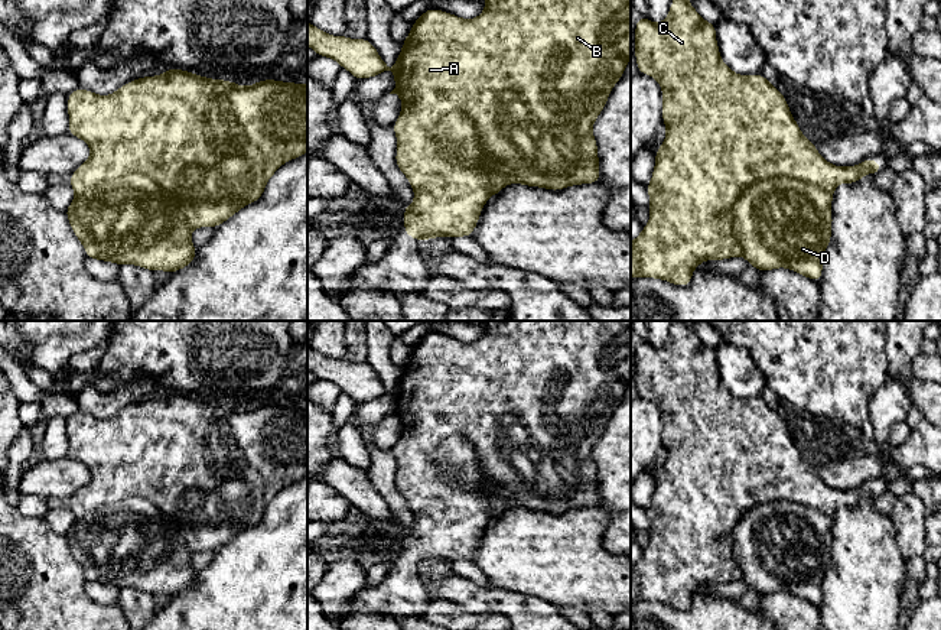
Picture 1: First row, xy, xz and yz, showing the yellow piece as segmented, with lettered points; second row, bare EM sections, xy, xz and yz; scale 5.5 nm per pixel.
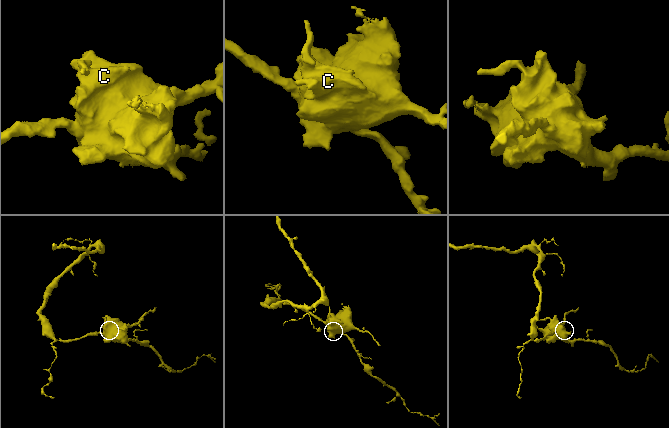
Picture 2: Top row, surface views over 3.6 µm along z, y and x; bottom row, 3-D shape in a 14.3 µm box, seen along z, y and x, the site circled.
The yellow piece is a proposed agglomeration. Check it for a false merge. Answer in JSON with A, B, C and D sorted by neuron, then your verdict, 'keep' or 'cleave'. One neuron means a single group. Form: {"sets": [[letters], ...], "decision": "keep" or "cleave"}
{"sets": [["A", "B", "C"], ["D"]], "decision": "cleave"}

